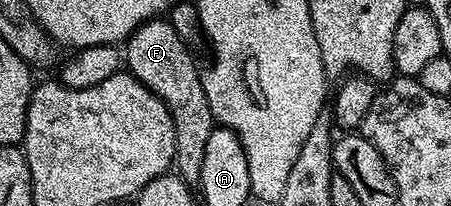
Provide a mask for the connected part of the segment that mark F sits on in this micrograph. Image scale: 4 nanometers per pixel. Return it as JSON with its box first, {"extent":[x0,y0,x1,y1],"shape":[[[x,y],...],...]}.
{"extent":[122,16,214,187],"shape":[[[158,16],[150,21],[143,21],[132,32],[131,37],[126,42],[128,50],[126,48],[123,50],[122,57],[126,62],[127,72],[131,73],[133,77],[137,77],[154,95],[158,95],[162,99],[162,103],[166,103],[166,107],[172,116],[174,135],[176,136],[175,172],[189,187],[196,187],[200,184],[202,158],[206,155],[206,143],[210,140],[214,122],[210,103],[206,99],[202,69],[196,66],[196,61],[192,58],[192,53],[188,50],[188,47],[190,47],[189,42],[176,32],[170,21],[163,16]]]}

